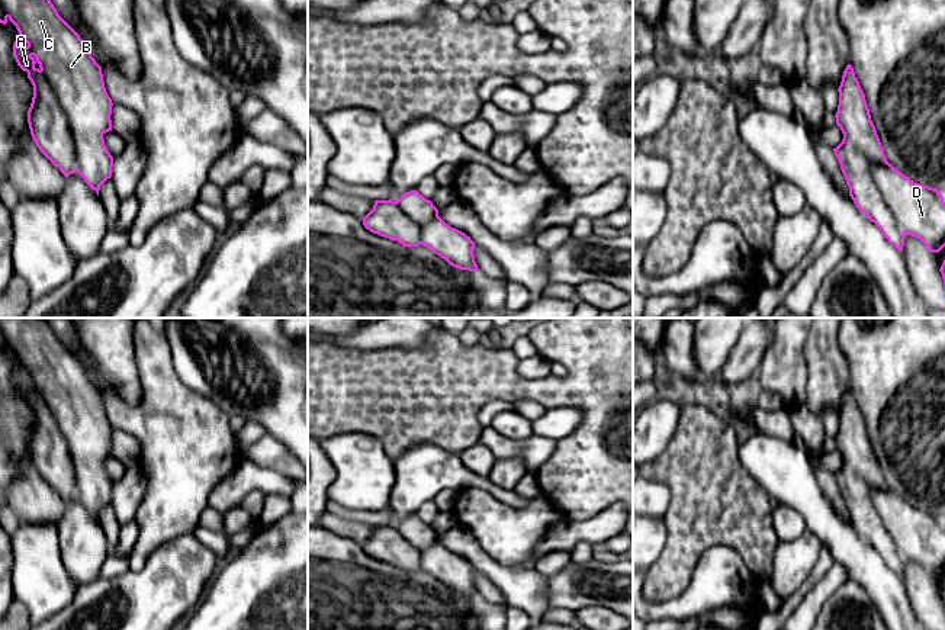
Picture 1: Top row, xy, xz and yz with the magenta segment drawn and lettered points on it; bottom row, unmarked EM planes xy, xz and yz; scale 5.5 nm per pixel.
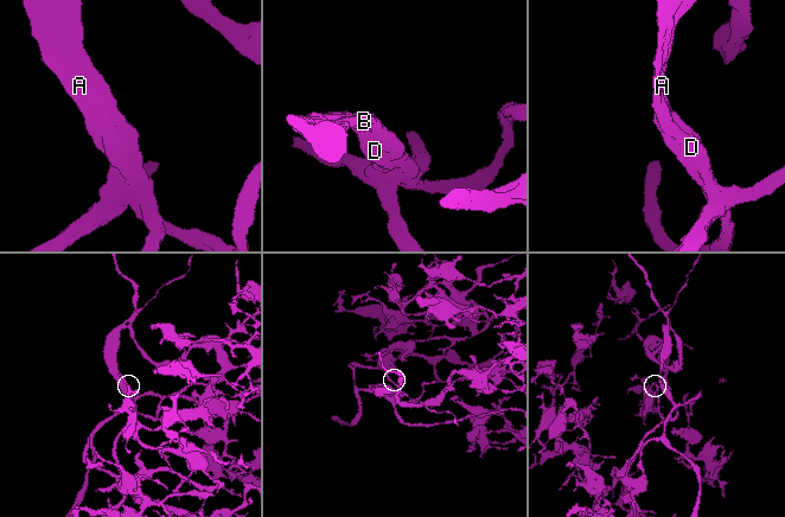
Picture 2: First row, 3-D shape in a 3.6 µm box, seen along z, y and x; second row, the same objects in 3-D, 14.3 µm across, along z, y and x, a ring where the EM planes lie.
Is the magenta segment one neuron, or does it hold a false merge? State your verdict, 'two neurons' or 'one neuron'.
two neurons

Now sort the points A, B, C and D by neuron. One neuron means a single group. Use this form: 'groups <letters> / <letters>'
groups A D / B C

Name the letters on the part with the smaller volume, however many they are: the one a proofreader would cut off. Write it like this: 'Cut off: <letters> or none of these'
Cut off: B, C

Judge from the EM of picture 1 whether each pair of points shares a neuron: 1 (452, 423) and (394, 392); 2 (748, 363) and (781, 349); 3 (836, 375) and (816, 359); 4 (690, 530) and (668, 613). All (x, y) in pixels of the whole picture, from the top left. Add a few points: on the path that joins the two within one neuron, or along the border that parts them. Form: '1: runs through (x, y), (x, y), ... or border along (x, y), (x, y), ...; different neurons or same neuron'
1: runs through (437, 408), (424, 395), (408, 395); same neuron
2: border along (774, 333), (755, 372); different neurons
3: runs through (832, 372), (820, 360); same neuron
4: border along (693, 569), (680, 594), (648, 600); different neurons

